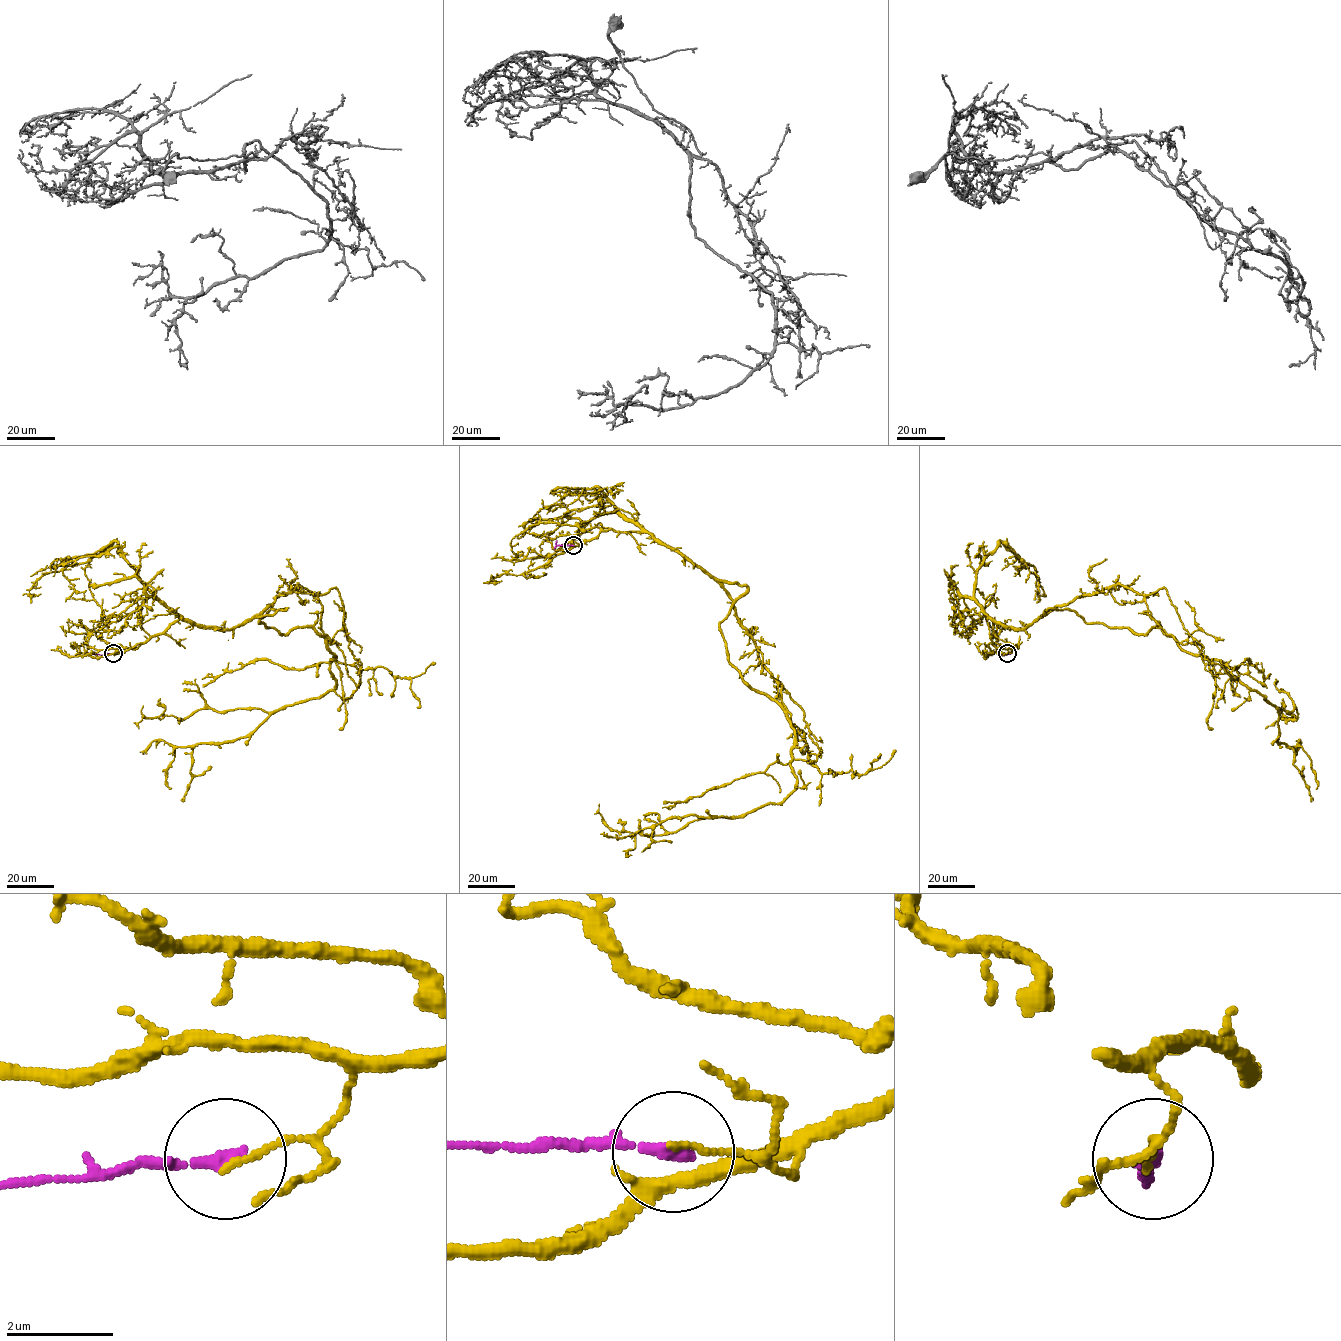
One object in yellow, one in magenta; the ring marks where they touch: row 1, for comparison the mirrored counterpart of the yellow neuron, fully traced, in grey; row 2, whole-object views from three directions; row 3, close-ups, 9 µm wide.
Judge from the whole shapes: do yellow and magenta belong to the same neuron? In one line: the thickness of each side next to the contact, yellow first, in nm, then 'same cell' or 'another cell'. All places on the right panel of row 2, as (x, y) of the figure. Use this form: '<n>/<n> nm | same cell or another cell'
100/240 nm | another cell

